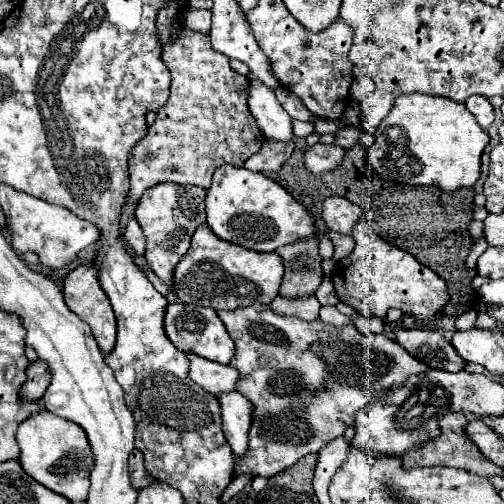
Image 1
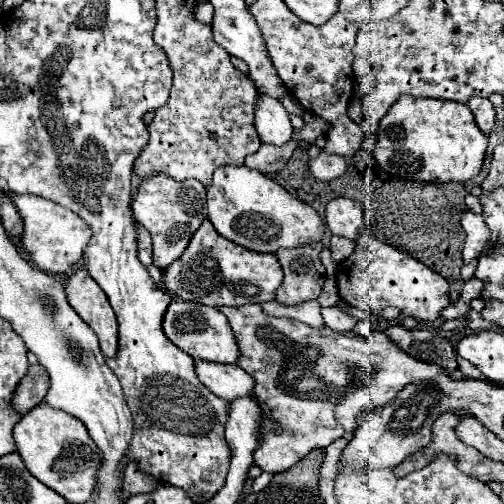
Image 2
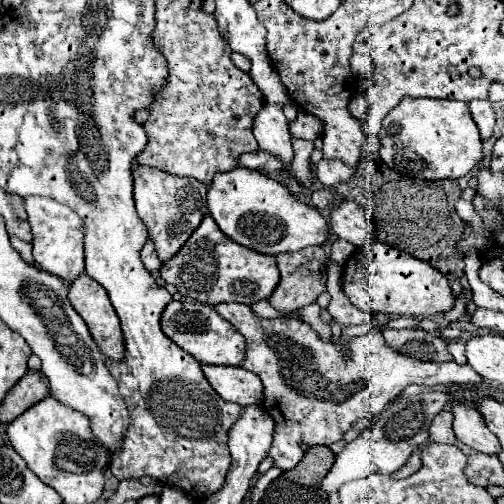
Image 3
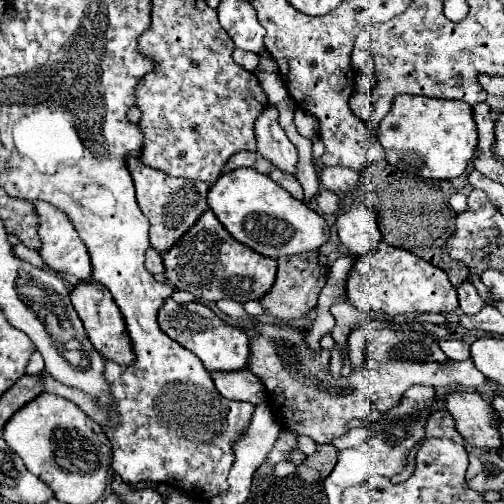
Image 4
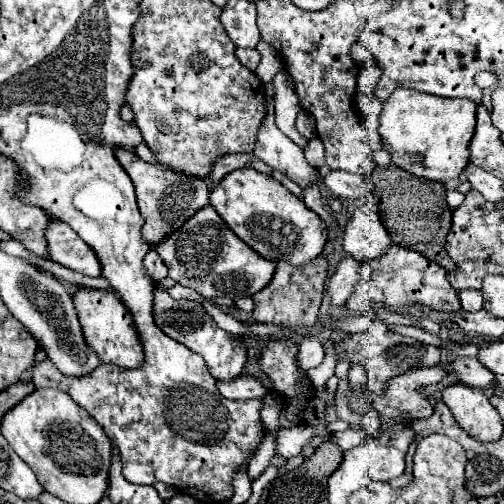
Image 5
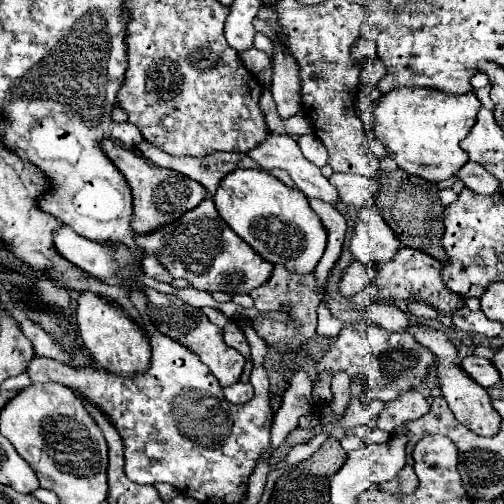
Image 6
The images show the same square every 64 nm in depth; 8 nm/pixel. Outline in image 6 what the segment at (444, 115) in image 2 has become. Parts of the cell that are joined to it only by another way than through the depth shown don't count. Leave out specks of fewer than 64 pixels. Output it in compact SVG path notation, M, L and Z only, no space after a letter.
M394 88L382 94L374 106L374 136L404 172L420 176L426 182L442 182L468 162L460 140L468 136L478 110L480 100L474 92L448 94L436 88Z

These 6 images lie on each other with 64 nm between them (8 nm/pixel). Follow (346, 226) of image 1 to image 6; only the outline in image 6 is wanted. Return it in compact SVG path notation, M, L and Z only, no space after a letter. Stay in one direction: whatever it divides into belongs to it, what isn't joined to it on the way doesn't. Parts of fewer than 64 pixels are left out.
M362 208L358 224L354 228L350 250L362 264L390 262L400 248L400 240L392 228L384 222L376 208Z

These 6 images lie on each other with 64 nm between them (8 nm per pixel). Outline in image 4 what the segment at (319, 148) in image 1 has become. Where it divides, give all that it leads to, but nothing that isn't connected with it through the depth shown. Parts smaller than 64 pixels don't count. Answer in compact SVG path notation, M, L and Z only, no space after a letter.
M324 166L320 174L320 182L332 192L352 192L360 186L360 174L352 172L350 168L340 166Z

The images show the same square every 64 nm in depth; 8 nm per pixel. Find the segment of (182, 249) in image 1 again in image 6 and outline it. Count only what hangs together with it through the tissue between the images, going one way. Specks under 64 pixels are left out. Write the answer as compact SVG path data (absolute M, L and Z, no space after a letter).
M100 140L100 148L104 154L112 160L112 164L118 168L118 172L124 176L124 180L130 184L132 192L132 230L138 234L150 232L166 222L172 222L180 218L184 212L192 210L196 204L200 204L206 198L204 188L196 184L194 180L188 180L188 176L180 176L180 172L172 172L168 168L160 168L146 160L138 150L128 150L114 140Z

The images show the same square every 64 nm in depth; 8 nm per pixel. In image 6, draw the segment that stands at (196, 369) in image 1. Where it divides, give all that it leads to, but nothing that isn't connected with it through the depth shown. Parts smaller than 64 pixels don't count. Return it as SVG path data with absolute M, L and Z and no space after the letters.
M236 382L228 388L224 388L224 396L226 400L230 400L232 404L246 404L248 400L254 398L254 388L252 384L244 384L244 382Z

